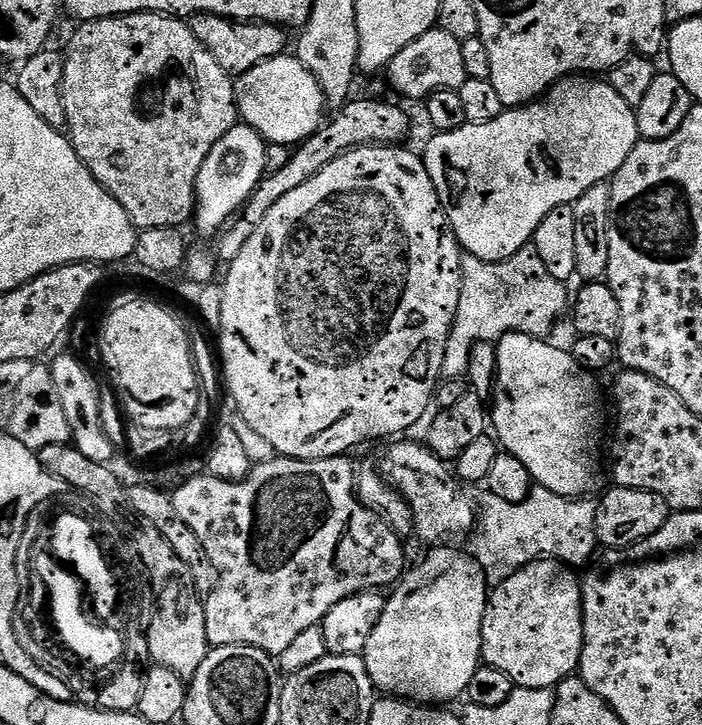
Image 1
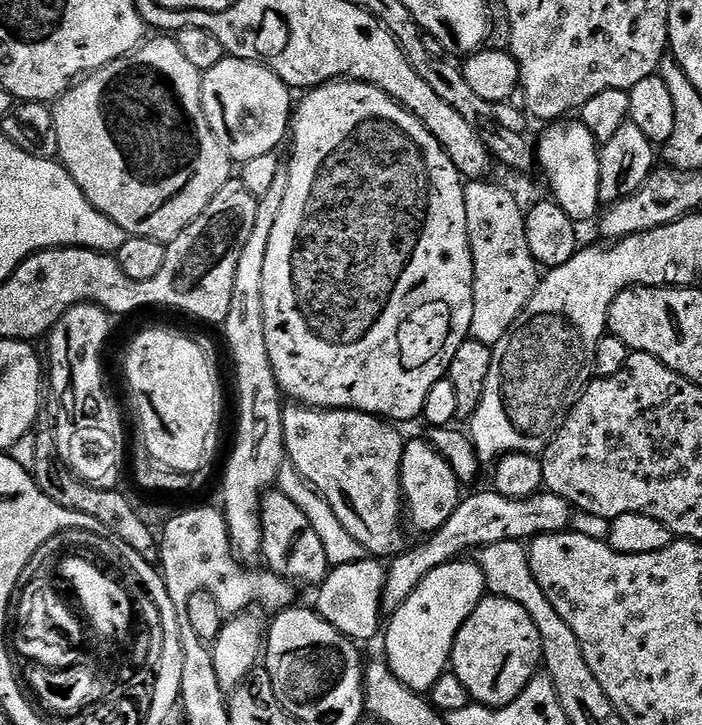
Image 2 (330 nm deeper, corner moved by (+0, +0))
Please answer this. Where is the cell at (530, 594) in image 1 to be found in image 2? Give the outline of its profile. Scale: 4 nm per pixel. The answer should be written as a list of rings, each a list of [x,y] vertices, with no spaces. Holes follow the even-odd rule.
[[[489,595],[458,630],[450,671],[466,686],[475,703],[486,708],[505,708],[520,697],[533,676],[541,671],[543,654],[534,618],[518,602]]]

